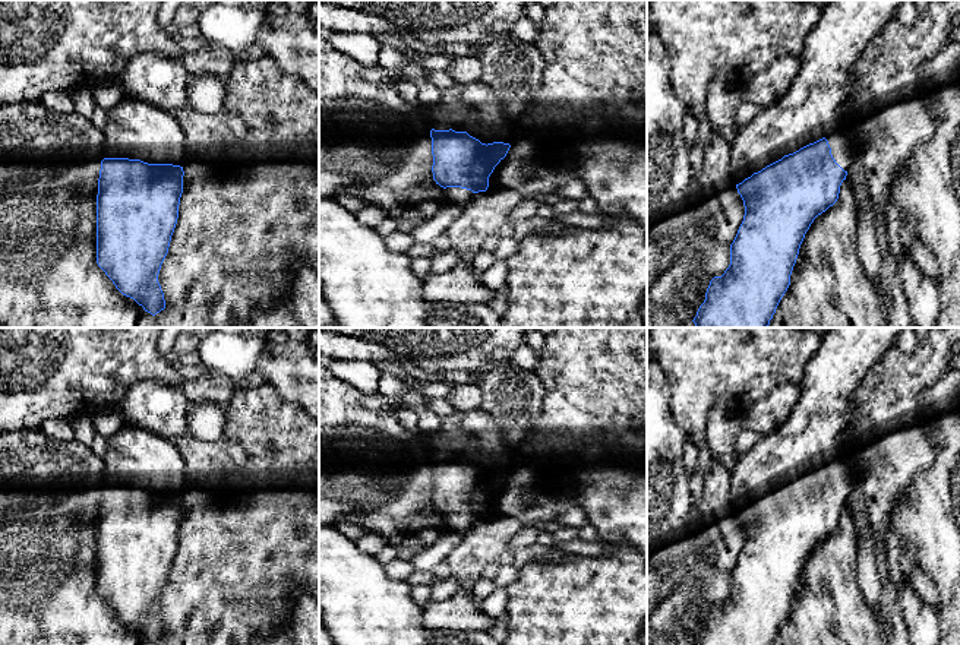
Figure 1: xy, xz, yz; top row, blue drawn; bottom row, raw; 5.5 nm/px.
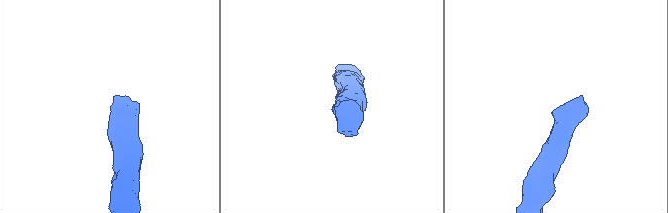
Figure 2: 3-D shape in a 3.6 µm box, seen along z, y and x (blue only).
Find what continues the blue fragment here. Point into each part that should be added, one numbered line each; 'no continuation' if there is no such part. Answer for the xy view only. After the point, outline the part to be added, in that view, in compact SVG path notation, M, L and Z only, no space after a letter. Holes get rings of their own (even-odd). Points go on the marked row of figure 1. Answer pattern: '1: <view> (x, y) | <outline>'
1: xy (135, 129) | M123 97L107 111L102 135L105 158L186 164L186 137L176 116L142 99Z

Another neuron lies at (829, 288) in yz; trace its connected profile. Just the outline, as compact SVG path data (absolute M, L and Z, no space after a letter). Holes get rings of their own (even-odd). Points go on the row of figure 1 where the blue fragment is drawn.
M843 180L837 202L818 215L800 244L790 275L790 285L781 297L768 328L887 328L888 304L881 282L872 284L858 256L856 244L856 197L847 180Z

